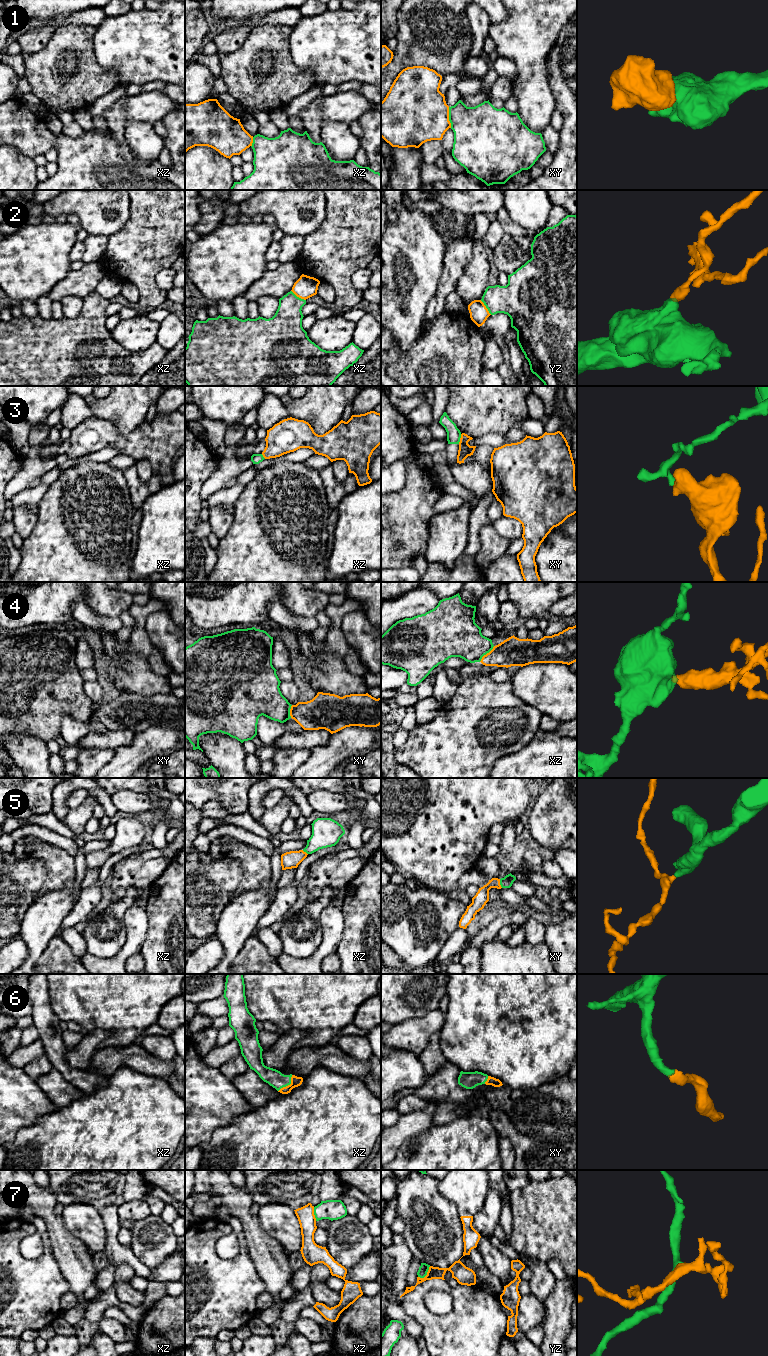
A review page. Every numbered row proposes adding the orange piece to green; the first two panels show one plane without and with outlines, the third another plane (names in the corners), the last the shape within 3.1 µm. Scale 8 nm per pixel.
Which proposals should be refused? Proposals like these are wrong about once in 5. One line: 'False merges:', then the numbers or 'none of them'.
False merges: 2, 3, 4

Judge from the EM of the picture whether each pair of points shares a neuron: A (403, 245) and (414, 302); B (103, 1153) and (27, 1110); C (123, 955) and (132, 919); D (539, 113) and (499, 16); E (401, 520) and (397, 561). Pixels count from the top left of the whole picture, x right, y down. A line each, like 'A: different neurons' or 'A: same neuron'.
A: same neuron
B: different neurons
C: same neuron
D: different neurons
E: same neuron

